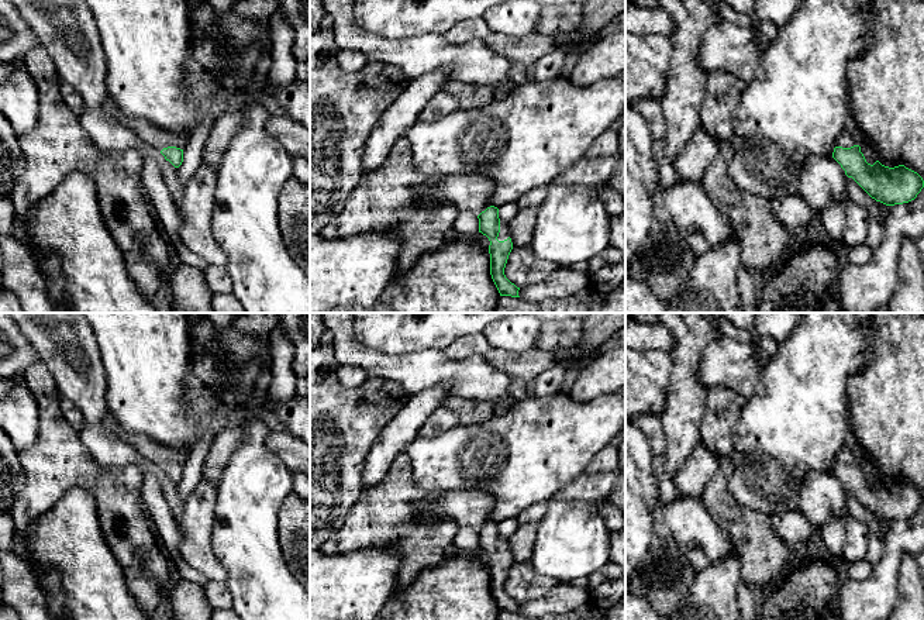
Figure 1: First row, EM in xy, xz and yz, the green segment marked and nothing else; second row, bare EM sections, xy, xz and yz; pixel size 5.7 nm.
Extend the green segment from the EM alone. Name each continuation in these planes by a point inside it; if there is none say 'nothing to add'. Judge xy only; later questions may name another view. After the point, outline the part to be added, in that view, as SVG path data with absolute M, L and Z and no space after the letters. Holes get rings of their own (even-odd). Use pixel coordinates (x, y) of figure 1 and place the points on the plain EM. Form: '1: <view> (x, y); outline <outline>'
1: xy (150, 448); outline M114 416L110 417L111 421L117 424L117 433L118 435L130 442L132 447L137 448L137 451L151 462L154 462L158 466L162 466L163 464L168 462L176 462L180 465L185 465L187 461L187 454L182 451L175 451L169 447L165 447L155 441L152 437L146 434L139 434L139 433L127 433L124 431Z

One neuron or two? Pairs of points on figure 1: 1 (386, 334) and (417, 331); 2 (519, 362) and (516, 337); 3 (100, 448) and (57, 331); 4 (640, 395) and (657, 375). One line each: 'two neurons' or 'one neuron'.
1: one neuron
2: two neurons
3: one neuron
4: one neuron

